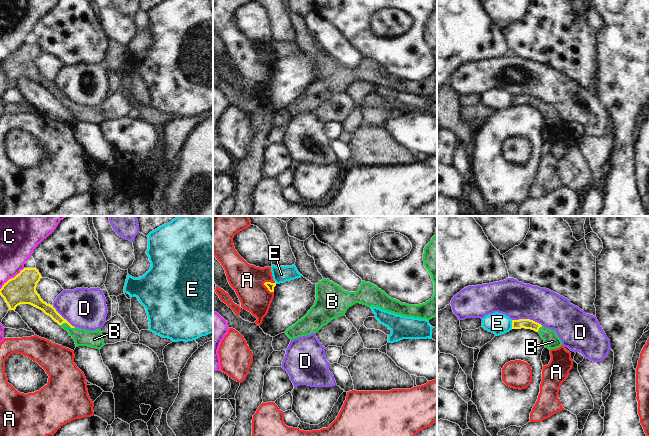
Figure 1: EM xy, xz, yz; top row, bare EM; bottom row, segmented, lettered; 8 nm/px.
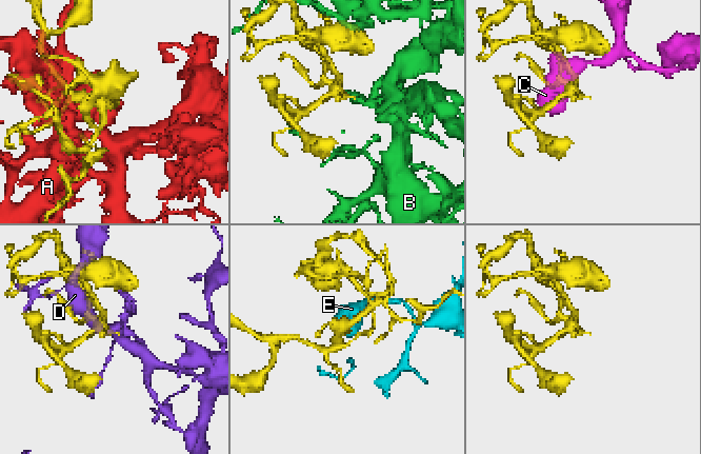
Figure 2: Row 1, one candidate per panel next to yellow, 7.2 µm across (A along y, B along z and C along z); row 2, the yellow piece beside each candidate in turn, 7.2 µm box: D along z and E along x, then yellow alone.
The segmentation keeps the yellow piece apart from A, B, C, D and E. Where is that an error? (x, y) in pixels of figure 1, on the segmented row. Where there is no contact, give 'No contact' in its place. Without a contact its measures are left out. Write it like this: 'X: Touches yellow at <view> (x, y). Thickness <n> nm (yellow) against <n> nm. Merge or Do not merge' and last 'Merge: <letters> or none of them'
A: Touches yellow at xz (267, 287). Thickness 60 nm (yellow) against 260 nm. Do not merge
B: Touches yellow at xy (68, 324). Thickness 90 nm (yellow) against 140 nm. Merge
C: Touches yellow at xy (11, 278). Thickness 240 nm (yellow) against 260 nm. Do not merge
D: Touches yellow at yz (527, 319). Thickness 80 nm (yellow) against 300 nm. Do not merge
E: Touches yellow at yz (512, 324). Thickness 80 nm (yellow) against 170 nm. Do not merge
Merge: B.

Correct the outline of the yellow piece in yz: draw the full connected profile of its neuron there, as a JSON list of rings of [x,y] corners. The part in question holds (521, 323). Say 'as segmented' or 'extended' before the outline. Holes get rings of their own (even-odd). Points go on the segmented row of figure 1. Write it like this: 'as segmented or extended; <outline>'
extended; [[[519,319],[519,320],[512,320],[512,329],[531,329],[538,332],[541,338],[544,340],[545,347],[549,350],[556,349],[562,346],[562,341],[558,337],[555,330],[546,328],[541,324],[530,320],[530,319]]]

